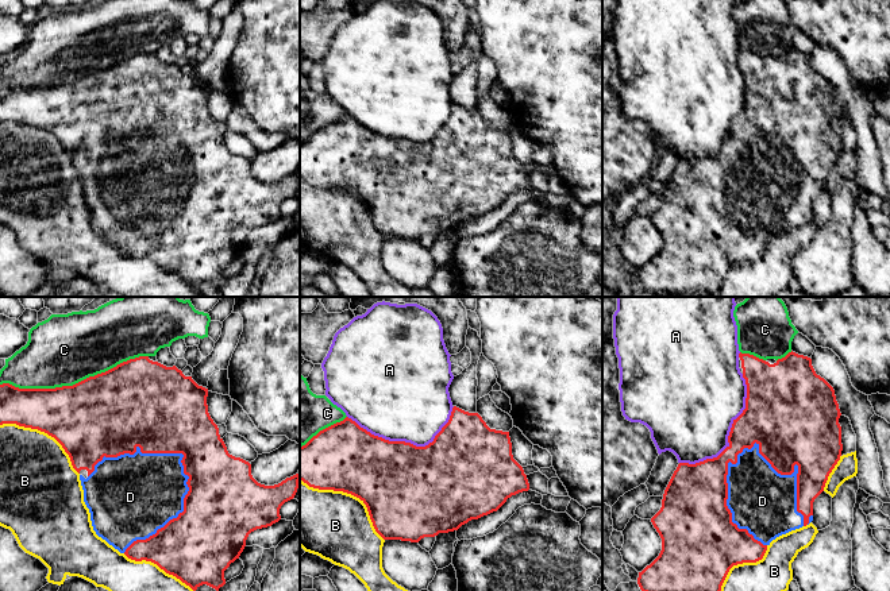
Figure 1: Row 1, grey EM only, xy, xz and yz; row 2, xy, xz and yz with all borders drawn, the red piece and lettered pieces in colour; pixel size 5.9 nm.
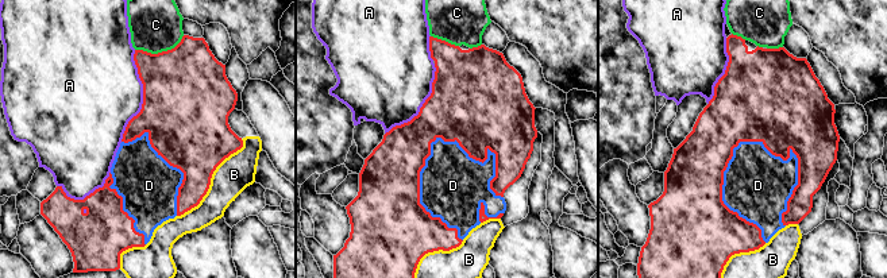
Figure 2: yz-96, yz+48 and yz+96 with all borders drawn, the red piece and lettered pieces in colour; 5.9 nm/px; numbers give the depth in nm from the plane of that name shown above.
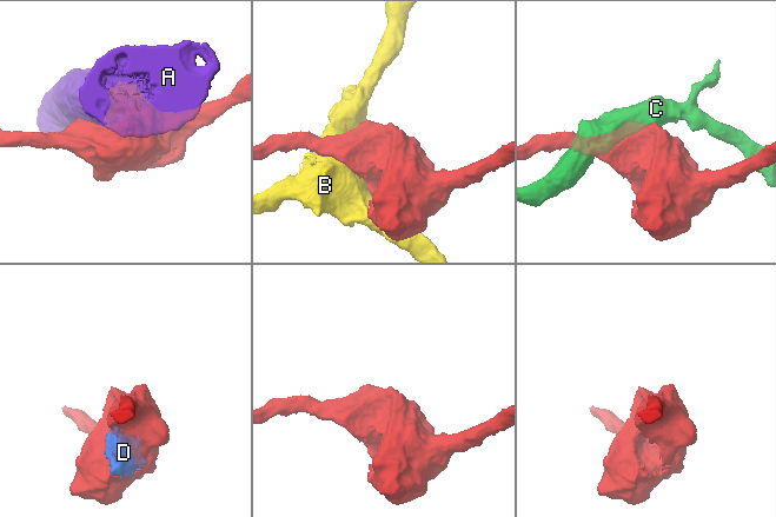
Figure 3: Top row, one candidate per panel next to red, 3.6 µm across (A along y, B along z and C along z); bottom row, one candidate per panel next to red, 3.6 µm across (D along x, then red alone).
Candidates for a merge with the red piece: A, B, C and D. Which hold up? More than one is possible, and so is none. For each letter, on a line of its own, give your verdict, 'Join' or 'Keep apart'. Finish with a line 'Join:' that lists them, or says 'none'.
A: Keep apart
B: Keep apart
C: Keep apart
D: Join
Join: D

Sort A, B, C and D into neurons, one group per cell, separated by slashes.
A / B / C / D

